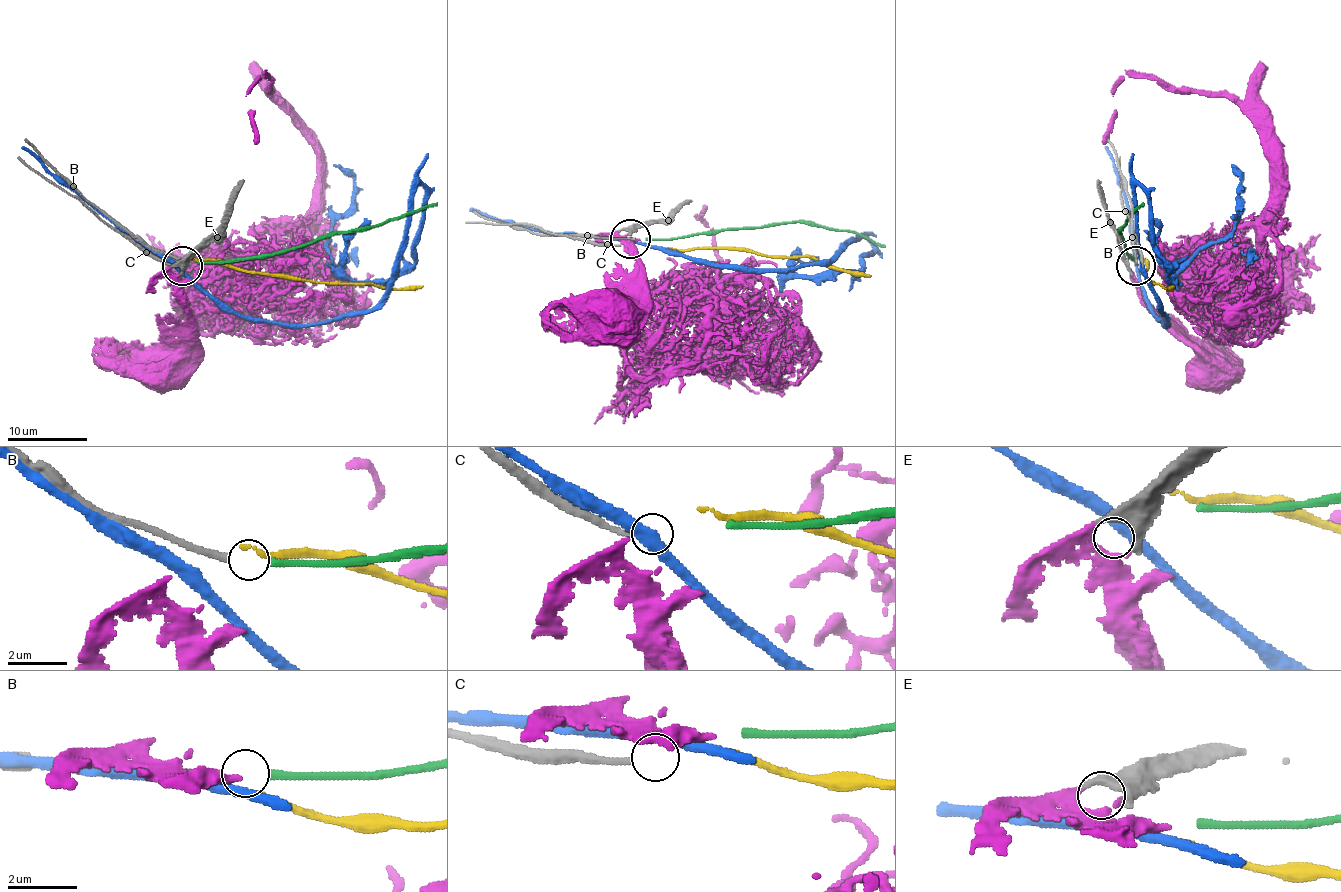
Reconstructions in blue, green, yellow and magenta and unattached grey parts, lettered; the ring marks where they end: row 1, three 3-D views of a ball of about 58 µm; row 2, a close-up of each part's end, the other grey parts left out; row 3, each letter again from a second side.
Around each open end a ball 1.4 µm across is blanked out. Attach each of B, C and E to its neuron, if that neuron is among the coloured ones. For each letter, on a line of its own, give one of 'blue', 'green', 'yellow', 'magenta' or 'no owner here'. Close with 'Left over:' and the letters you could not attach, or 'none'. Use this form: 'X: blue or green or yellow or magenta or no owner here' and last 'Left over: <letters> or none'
B: green
C: no owner here
E: magenta
Left over: C

